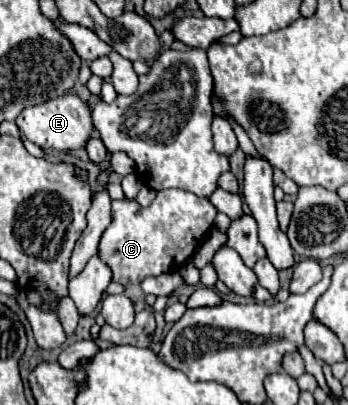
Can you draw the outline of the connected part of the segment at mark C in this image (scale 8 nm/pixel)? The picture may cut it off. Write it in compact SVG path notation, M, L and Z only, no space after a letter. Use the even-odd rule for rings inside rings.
M159 190L151 206L143 208L135 200L113 200L111 224L103 232L99 254L113 270L113 280L129 286L147 276L159 276L181 268L197 250L213 226L217 208L209 198L197 198L187 190Z

